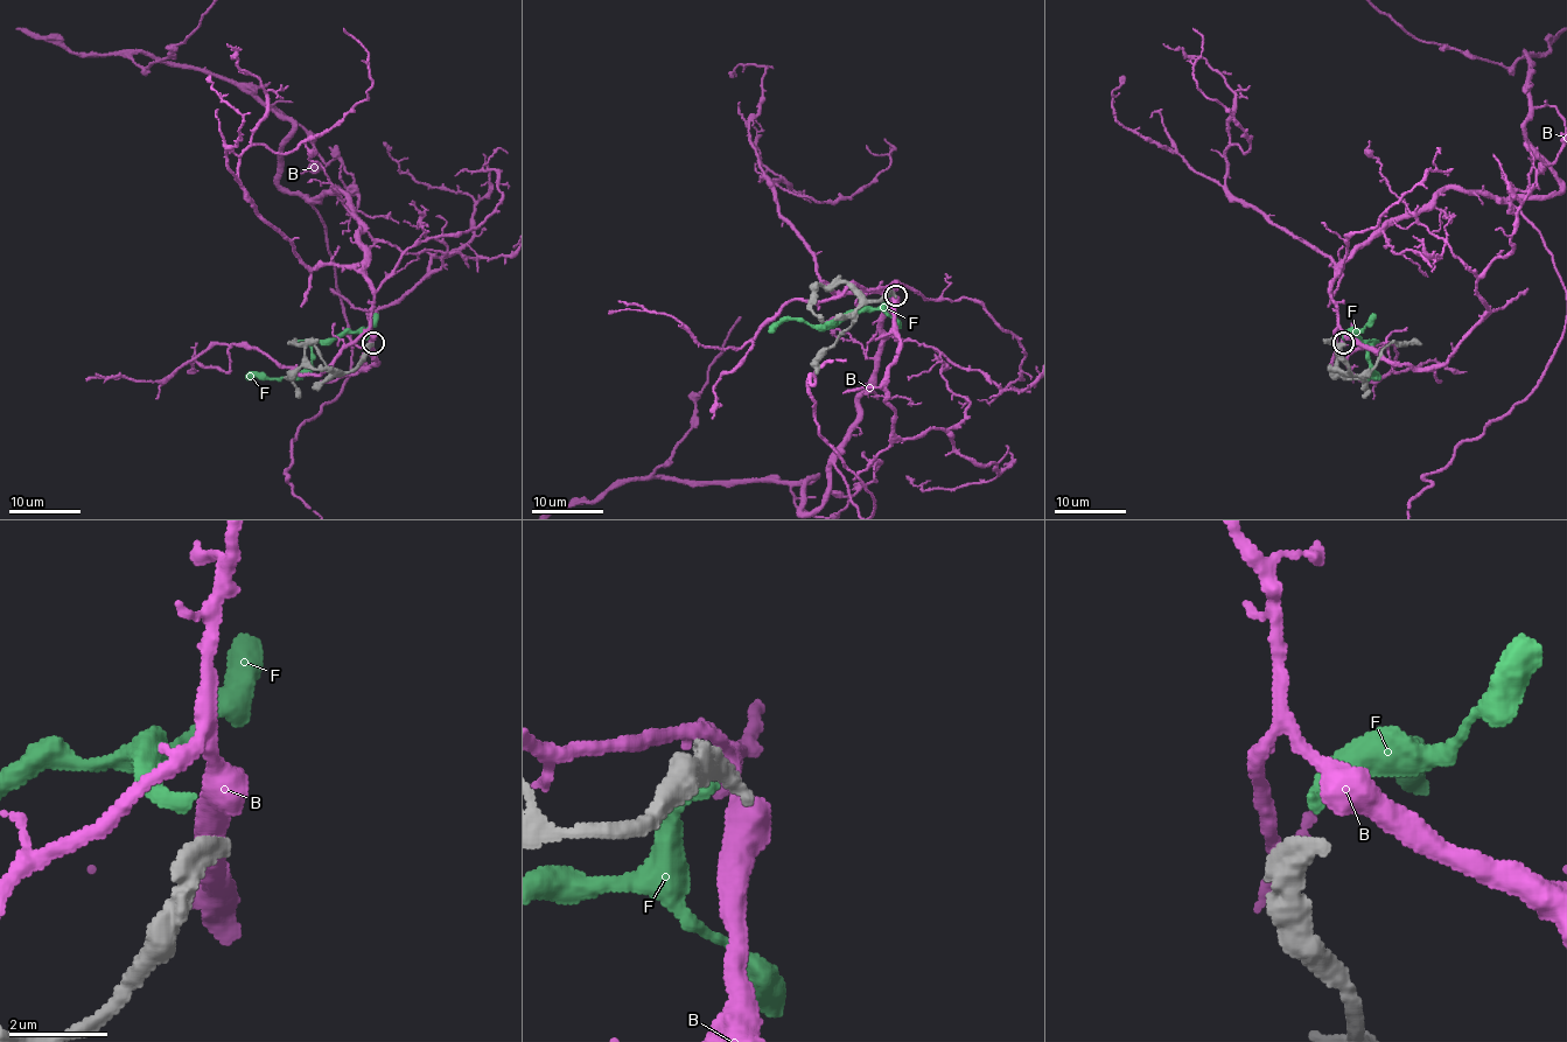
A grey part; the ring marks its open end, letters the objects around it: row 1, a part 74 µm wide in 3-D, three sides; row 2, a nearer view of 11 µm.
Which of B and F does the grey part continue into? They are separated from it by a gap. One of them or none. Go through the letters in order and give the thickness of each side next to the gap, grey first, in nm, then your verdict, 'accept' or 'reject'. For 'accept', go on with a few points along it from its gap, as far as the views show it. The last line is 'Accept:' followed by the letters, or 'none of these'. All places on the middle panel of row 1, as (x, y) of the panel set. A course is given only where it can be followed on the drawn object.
B: 400 nm thick on the grey side, 460 nm on the other; reject
F: 400 nm thick on the grey side, 360 nm on the other; reject
Accept: none of these

